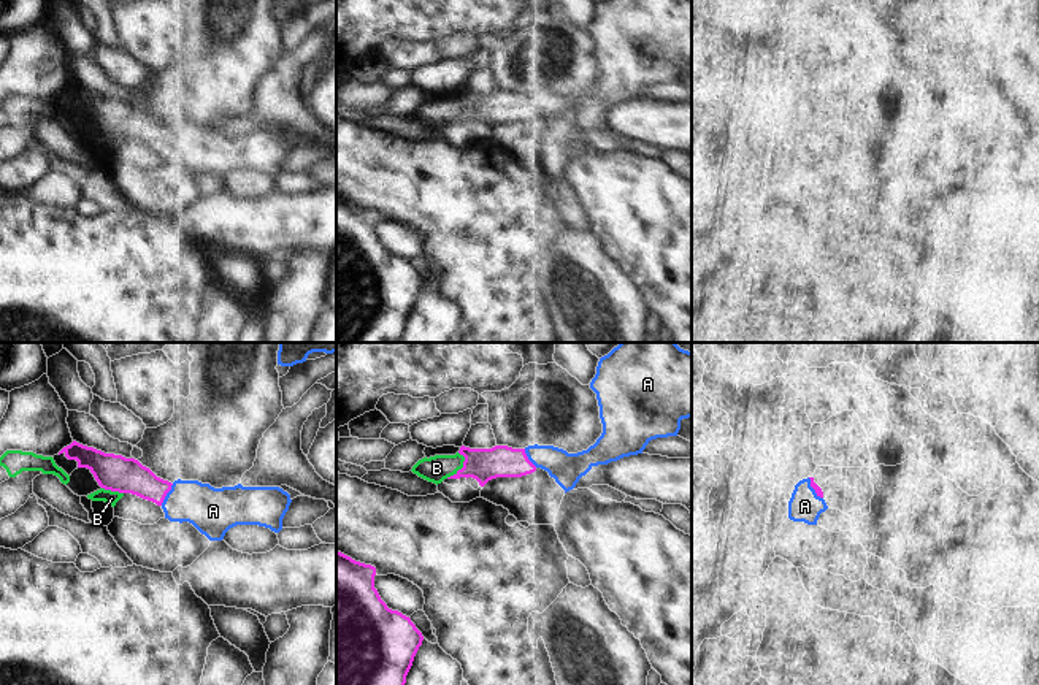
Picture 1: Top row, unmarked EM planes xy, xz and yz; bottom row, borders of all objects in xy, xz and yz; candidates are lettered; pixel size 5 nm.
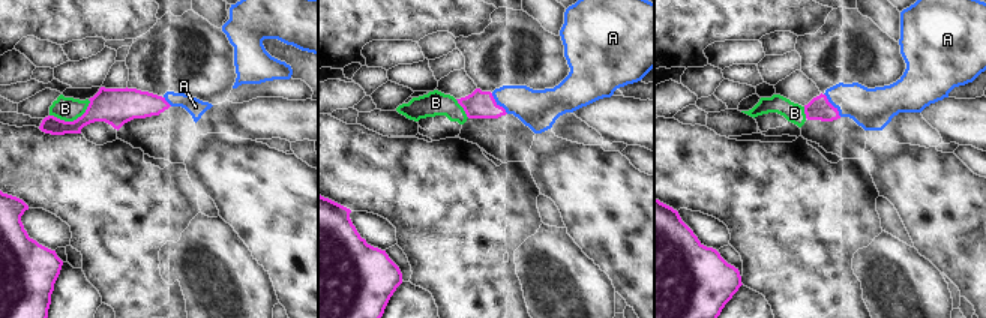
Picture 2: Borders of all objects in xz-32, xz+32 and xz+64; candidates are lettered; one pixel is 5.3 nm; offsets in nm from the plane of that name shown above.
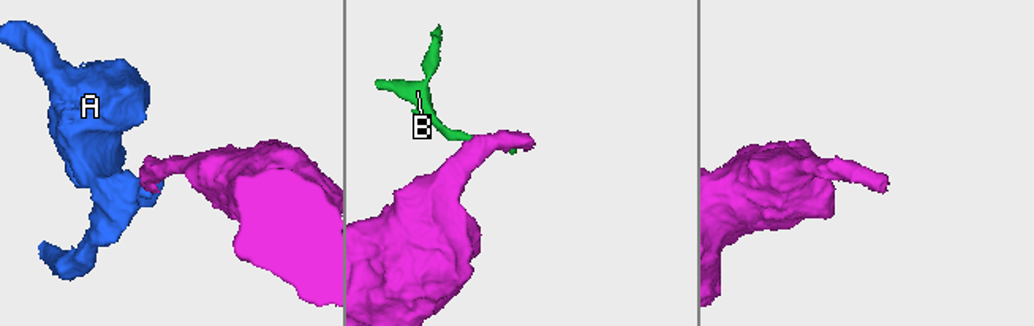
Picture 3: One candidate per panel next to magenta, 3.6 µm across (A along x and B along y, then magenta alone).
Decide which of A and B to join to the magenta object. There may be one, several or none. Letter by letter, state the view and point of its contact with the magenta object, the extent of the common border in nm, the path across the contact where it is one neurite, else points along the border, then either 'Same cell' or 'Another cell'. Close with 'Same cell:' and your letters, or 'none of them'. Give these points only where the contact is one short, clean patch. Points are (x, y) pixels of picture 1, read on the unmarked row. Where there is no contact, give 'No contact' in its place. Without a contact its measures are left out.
A: Touches magenta at xy (165, 140). Shared border 130 nm. Path across: xy (121, 119), (135, 122), (165, 140), (199, 148), (211, 156). Same cell
B: Touches magenta at xz (462, 113). Shared border 150 nm. Another cell
Same cell: A

